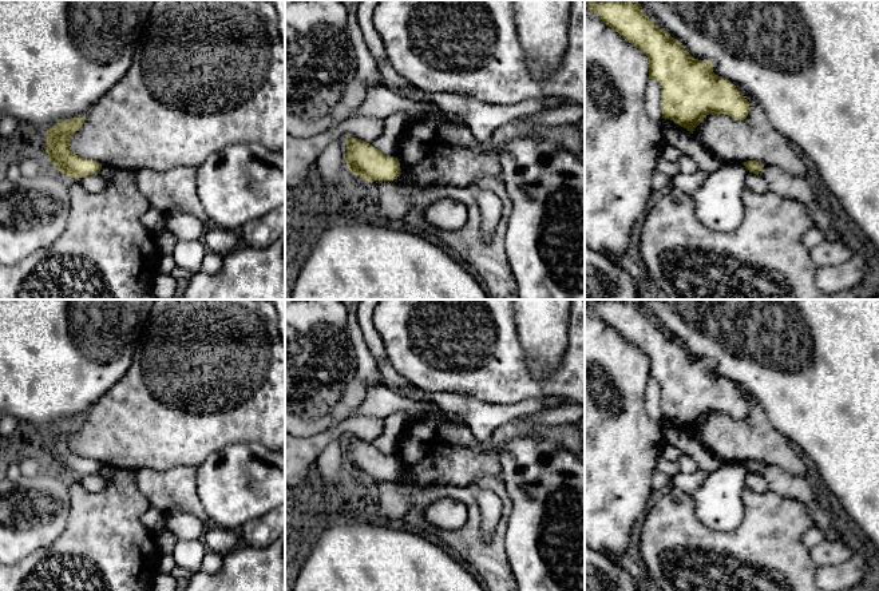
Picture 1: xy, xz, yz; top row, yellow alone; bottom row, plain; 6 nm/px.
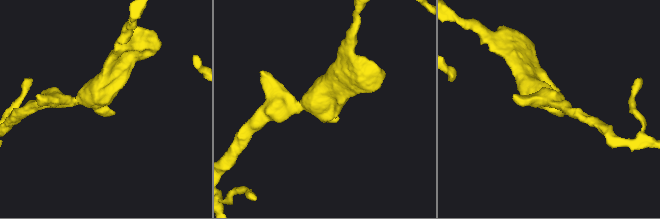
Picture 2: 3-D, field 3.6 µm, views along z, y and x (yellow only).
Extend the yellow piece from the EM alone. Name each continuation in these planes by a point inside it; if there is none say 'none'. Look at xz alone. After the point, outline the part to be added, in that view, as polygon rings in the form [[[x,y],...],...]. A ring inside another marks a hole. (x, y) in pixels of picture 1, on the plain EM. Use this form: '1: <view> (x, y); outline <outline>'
none

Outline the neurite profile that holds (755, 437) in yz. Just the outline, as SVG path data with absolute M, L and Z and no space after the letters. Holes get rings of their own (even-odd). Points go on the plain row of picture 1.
M748 394L744 396L749 401L748 416L744 420L735 420L724 413L709 413L693 431L696 440L717 459L726 463L756 460L764 465L776 465L793 475L804 475L805 465L791 448L789 440L776 431L757 401Z

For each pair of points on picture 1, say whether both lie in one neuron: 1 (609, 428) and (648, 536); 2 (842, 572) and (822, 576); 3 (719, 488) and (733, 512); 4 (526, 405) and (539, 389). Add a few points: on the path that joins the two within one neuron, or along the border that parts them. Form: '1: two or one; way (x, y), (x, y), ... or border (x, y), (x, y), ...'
1: two; border (646, 512), (636, 527), (633, 548)
2: one; way (836, 576), (827, 576)
3: one; way (720, 494), (720, 499), (728, 507)
4: two; border (555, 399), (529, 397), (517, 403), (502, 404)

